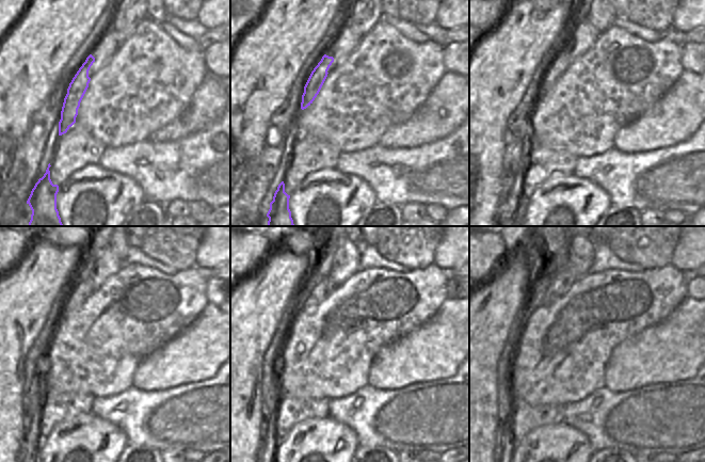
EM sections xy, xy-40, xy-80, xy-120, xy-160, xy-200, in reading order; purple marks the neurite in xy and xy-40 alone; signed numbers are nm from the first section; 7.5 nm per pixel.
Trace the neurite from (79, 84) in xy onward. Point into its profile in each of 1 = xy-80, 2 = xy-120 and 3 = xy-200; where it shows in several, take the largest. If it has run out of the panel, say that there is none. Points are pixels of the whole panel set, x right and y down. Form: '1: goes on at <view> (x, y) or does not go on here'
1: goes on at xy-80 (562, 62)
2: goes on at xy-120 (85, 286)
3: goes on at xy-200 (561, 271)

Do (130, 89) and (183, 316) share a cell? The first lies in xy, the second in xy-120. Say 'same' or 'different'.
same

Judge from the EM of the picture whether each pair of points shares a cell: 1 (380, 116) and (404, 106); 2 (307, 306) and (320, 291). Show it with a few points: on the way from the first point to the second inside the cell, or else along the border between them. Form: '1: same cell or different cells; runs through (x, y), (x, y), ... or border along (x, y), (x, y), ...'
1: same cell; runs through (386, 110), (390, 106), (398, 106)
2: same cell; runs through (309, 303), (318, 295)

